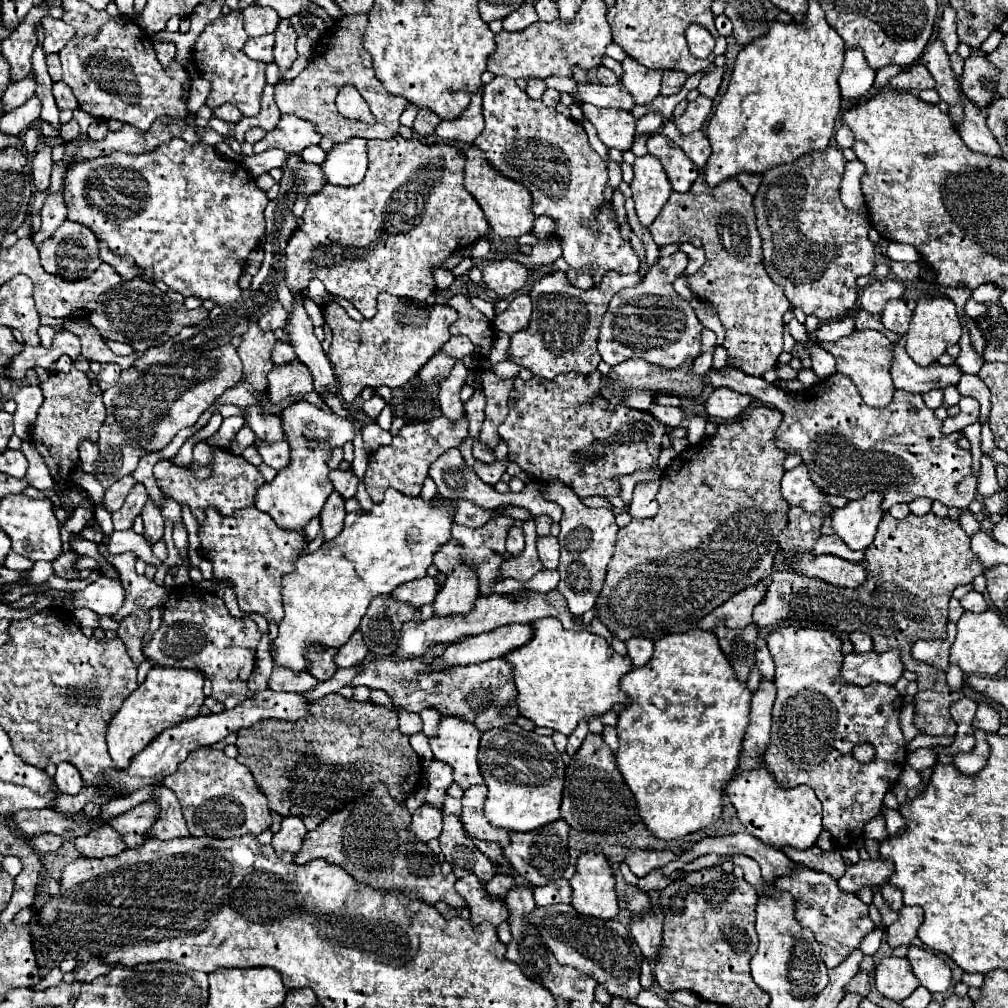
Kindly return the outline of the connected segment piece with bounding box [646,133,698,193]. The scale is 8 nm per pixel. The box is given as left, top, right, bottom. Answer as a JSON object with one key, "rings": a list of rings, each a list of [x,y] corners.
{"rings":[[[654,133],[648,139],[646,147],[648,147],[648,153],[662,163],[664,171],[668,173],[672,189],[678,193],[686,193],[696,181],[698,171],[696,171],[696,165],[684,155],[684,151],[680,151],[680,147],[676,147],[662,133]]]}

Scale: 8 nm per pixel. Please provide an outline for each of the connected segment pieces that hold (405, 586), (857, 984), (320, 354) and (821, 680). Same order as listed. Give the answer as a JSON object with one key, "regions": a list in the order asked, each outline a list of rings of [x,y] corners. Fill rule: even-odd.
{"regions":[[[[422,577],[422,579],[416,579],[416,581],[408,581],[408,583],[402,583],[400,587],[396,587],[396,591],[392,591],[392,599],[396,603],[402,603],[402,605],[412,605],[412,607],[422,607],[426,603],[432,603],[434,597],[438,593],[438,585],[436,585],[436,579],[434,577]]],[[[856,973],[856,977],[844,987],[846,993],[858,993],[860,997],[866,997],[870,991],[870,977],[868,973]]],[[[292,295],[294,305],[292,311],[288,313],[286,319],[286,335],[288,343],[292,345],[296,357],[306,363],[314,377],[314,391],[322,397],[326,391],[328,393],[338,393],[338,383],[332,371],[332,365],[328,363],[326,353],[322,351],[320,341],[314,335],[314,325],[304,309],[304,299],[300,295]]],[[[786,625],[772,629],[766,643],[776,665],[774,683],[778,687],[778,697],[772,711],[770,747],[764,755],[764,763],[780,785],[788,789],[794,785],[808,785],[814,789],[824,809],[822,827],[830,831],[836,847],[852,847],[852,843],[862,839],[864,823],[880,813],[886,791],[898,783],[902,773],[902,759],[906,759],[906,743],[898,725],[902,697],[894,685],[870,683],[866,687],[858,687],[844,681],[840,673],[844,661],[842,641],[832,631],[814,627],[796,629]],[[862,743],[870,743],[874,747],[874,759],[870,763],[858,763],[854,759],[852,751]]]]}

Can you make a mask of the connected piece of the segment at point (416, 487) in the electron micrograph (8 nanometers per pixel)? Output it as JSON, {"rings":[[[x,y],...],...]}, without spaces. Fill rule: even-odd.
{"rings":[[[436,417],[426,423],[412,423],[404,425],[402,431],[392,439],[388,447],[380,447],[370,455],[368,469],[364,473],[364,487],[372,499],[372,503],[380,503],[384,497],[384,491],[388,487],[398,489],[404,495],[418,497],[422,491],[422,483],[428,475],[430,463],[436,461],[444,451],[450,447],[460,447],[460,443],[468,437],[468,419],[450,421],[448,417]]]}

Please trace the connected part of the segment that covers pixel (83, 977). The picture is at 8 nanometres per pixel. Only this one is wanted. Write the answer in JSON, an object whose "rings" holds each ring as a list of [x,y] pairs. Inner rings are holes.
{"rings":[[[90,959],[88,963],[76,967],[76,979],[78,981],[92,981],[98,975],[106,975],[110,969],[112,969],[112,965],[108,965],[104,961],[98,961],[98,959]]]}

